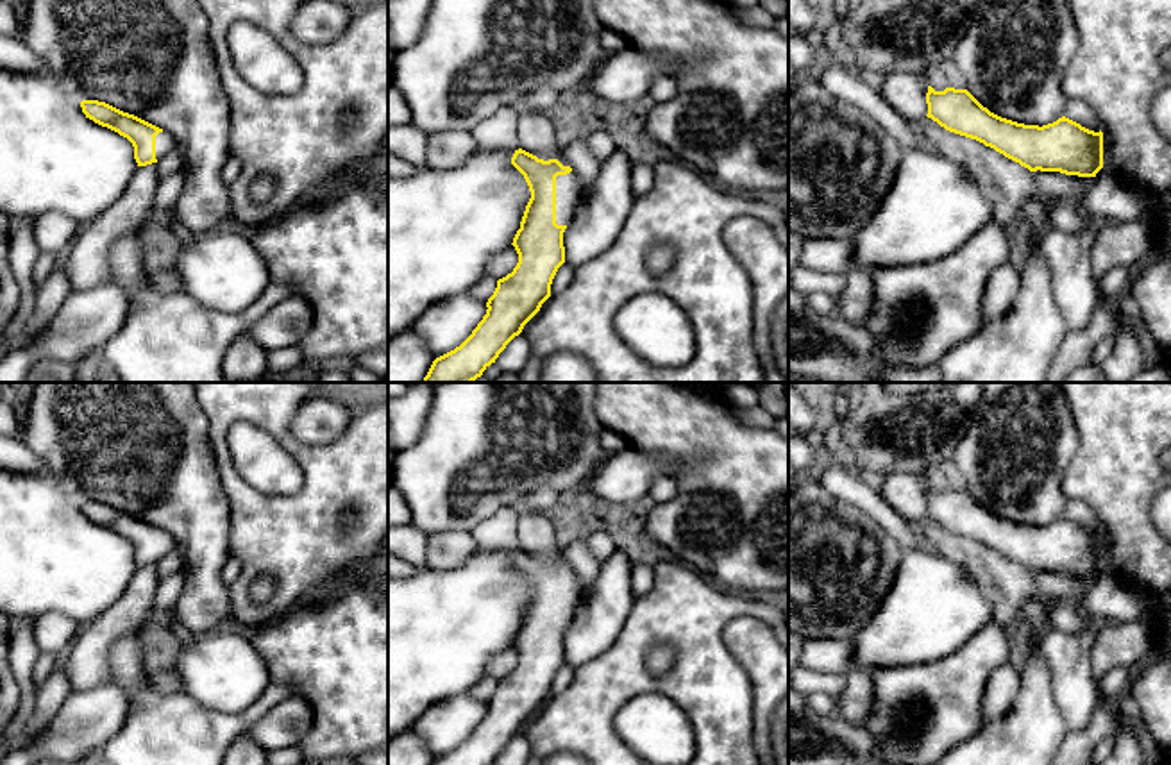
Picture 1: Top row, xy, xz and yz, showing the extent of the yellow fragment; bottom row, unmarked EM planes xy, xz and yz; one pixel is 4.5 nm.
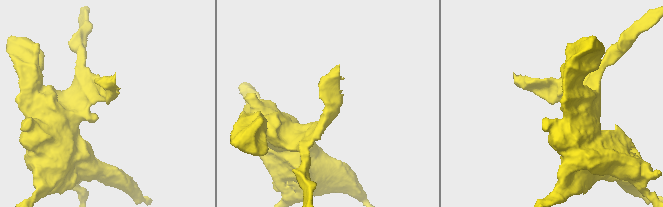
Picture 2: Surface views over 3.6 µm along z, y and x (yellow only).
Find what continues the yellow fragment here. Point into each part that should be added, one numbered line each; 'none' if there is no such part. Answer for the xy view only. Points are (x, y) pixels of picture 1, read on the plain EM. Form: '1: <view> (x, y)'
1: xy (165, 544)

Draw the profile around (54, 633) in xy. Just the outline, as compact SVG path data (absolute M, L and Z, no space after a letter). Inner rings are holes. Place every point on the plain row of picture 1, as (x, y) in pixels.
M45 613L34 620L34 638L41 652L63 656L80 626L70 617L59 613Z

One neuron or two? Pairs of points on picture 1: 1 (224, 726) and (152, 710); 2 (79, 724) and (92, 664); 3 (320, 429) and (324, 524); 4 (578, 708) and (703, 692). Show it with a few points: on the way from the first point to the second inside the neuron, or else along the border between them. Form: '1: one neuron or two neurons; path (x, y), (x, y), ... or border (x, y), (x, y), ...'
1: one neuron; path (206, 726), (170, 726)
2: two neurons; border (111, 681), (72, 692)
3: two neurons; border (353, 415), (329, 442), (301, 442), (290, 433)
4: one neuron; path (617, 669), (653, 631), (671, 631), (692, 653)

